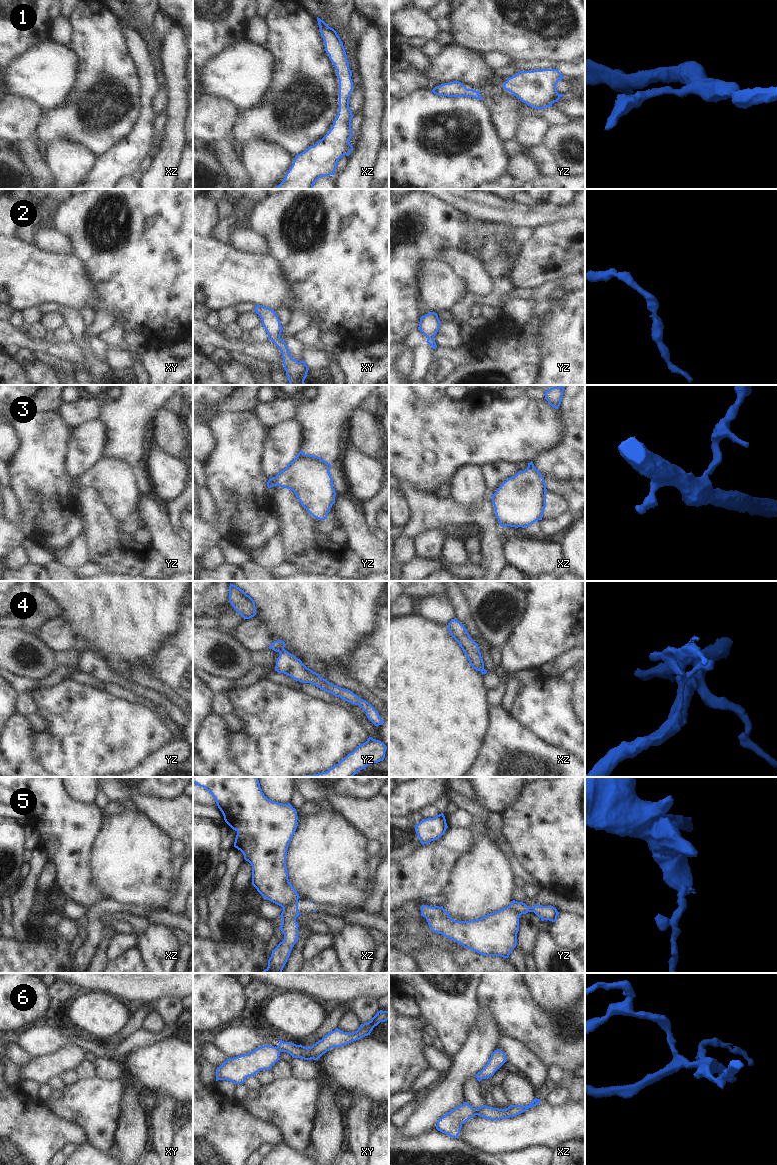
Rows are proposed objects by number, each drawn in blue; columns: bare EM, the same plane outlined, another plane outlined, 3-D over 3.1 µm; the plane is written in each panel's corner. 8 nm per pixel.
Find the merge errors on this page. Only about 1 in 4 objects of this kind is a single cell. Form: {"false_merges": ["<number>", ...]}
{"false_merges": ["4", "5", "6"]}

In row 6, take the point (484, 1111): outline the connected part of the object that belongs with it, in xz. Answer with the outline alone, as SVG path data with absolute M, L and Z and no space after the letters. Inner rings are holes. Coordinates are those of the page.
M535 1098L529 1105L521 1106L521 1105L510 1105L506 1109L499 1109L499 1108L492 1108L486 1105L481 1107L475 1108L476 1115L479 1115L483 1118L490 1119L490 1120L500 1120L506 1119L510 1117L515 1117L527 1109L538 1105L541 1100Z

